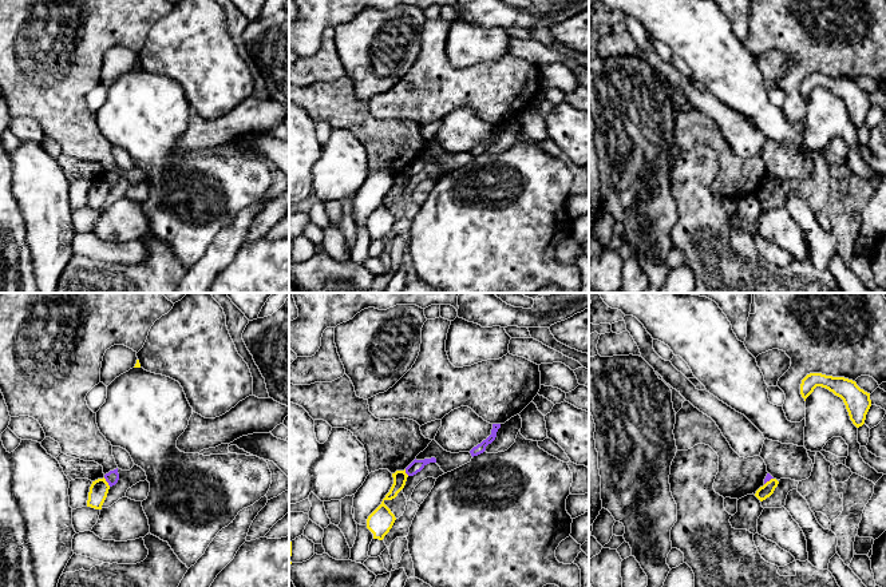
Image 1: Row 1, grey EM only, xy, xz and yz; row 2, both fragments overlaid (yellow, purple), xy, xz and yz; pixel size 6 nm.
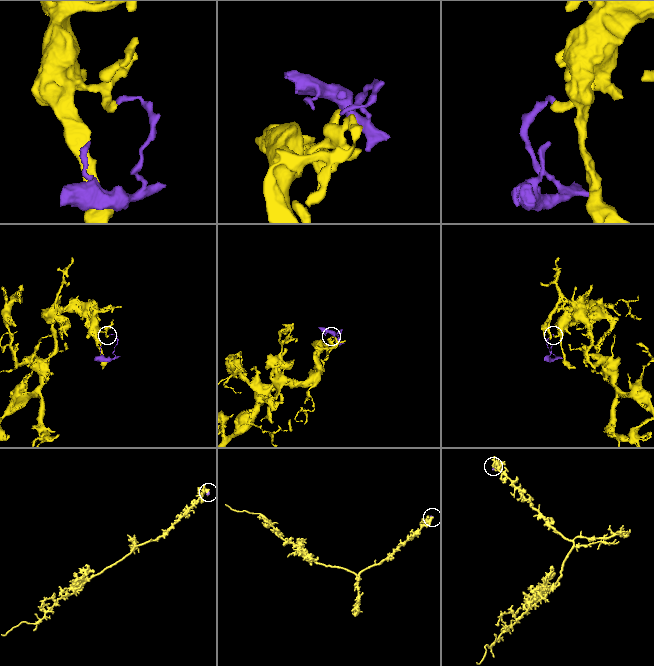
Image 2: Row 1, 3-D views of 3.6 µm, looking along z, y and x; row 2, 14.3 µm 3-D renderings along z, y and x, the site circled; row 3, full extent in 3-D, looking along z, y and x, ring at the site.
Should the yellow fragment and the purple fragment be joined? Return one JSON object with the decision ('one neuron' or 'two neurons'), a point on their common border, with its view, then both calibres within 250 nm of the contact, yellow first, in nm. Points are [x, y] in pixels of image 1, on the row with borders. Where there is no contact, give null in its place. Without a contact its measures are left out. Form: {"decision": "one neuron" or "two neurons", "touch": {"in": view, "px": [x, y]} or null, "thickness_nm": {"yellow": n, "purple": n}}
{"decision": "two neurons", "touch": {"in": "xy", "px": [106, 482]}, "thickness_nm": {"yellow": 110, "purple": 80}}

